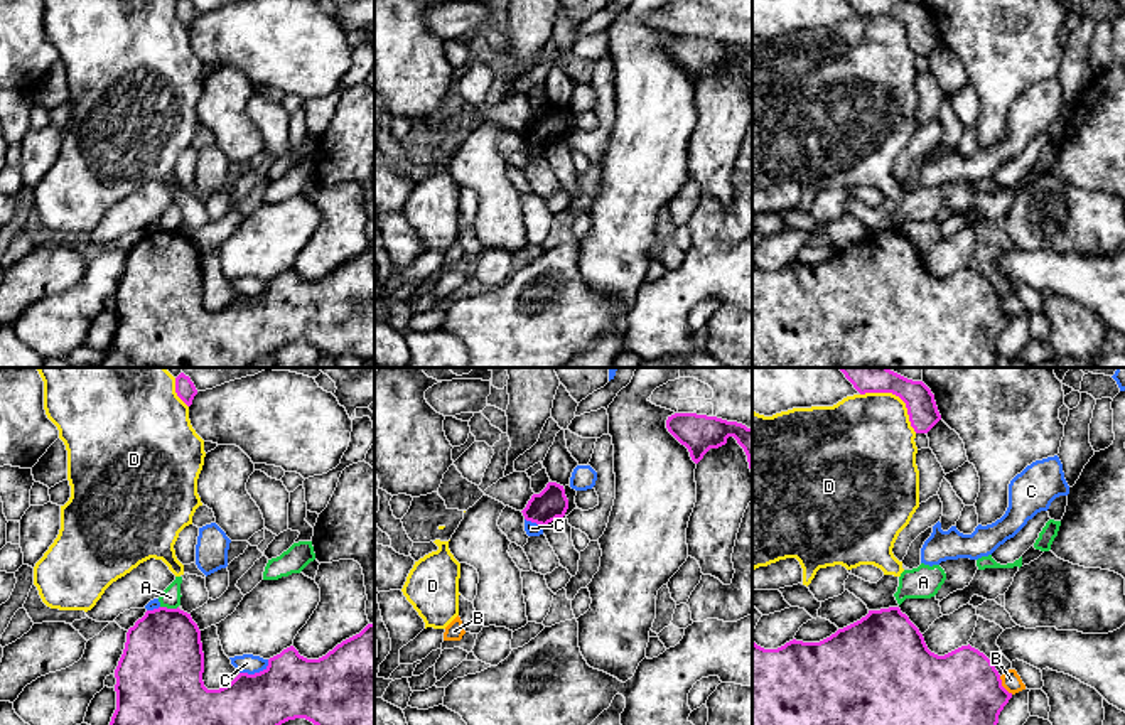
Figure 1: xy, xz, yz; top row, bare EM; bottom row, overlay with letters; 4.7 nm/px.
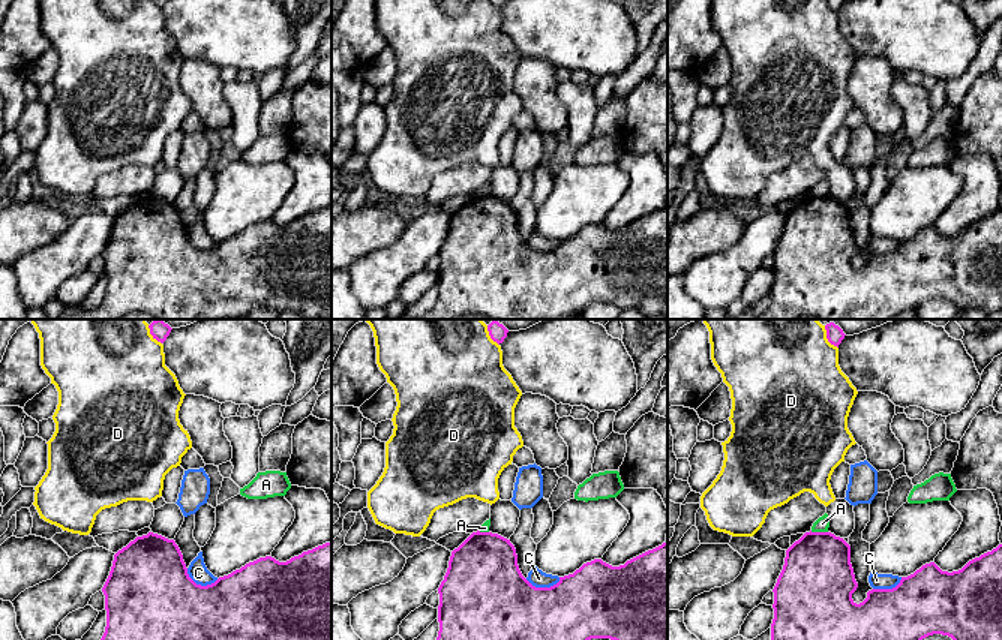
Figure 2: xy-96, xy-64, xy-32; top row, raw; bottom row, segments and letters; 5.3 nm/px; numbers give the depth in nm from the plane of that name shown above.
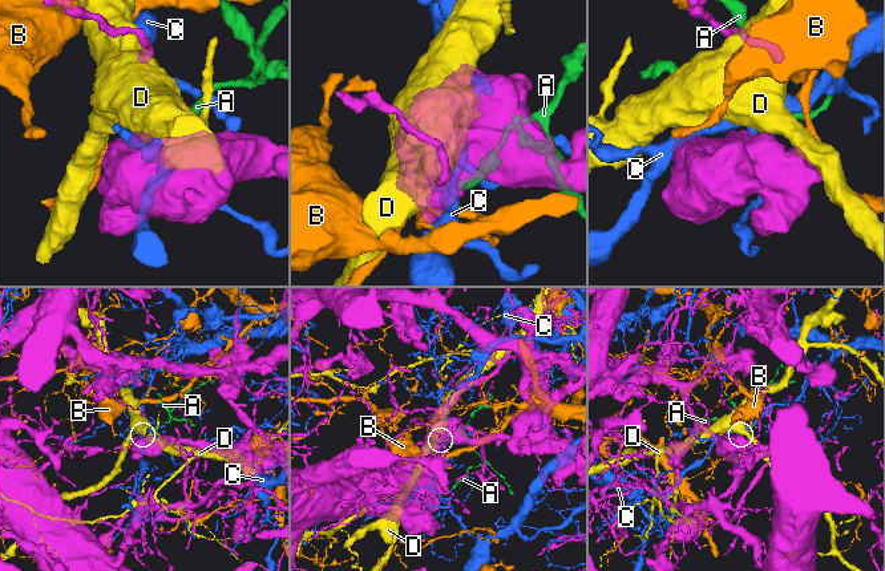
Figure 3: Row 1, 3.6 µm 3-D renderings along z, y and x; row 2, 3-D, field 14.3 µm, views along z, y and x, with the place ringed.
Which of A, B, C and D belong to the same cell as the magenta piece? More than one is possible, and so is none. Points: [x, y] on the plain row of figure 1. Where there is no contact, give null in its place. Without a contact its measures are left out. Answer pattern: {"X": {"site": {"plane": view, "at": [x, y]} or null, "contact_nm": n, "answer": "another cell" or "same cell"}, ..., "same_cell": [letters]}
{"A": {"site": {"plane": "xy", "at": [169, 231]}, "contact_nm": 90, "answer": "another cell"}, "B": {"site": {"plane": "yz", "at": [1002, 309]}, "contact_nm": 110, "answer": "another cell"}, "C": {"site": {"plane": "xy", "at": [255, 295]}, "contact_nm": 160, "answer": "another cell"}, "D": {"site": {"plane": "yz", "at": [898, 17]}, "contact_nm": 320, "answer": "another cell"}, "same_cell": []}

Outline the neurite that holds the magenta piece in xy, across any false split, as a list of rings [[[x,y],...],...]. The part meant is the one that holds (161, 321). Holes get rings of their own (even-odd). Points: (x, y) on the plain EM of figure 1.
[[[159,229],[147,233],[142,241],[135,244],[126,255],[126,265],[123,277],[115,292],[115,314],[116,314],[116,332],[106,351],[106,357],[96,368],[250,368],[253,362],[261,361],[268,354],[275,354],[277,349],[288,342],[305,341],[312,344],[320,354],[339,357],[344,354],[356,356],[363,361],[374,357],[374,246],[368,246],[359,256],[342,263],[332,273],[319,282],[307,282],[290,268],[280,277],[268,282],[268,288],[255,297],[240,295],[229,307],[219,312],[207,312],[202,303],[204,295],[204,275],[201,265],[201,253],[192,243],[191,236],[177,231]]]

